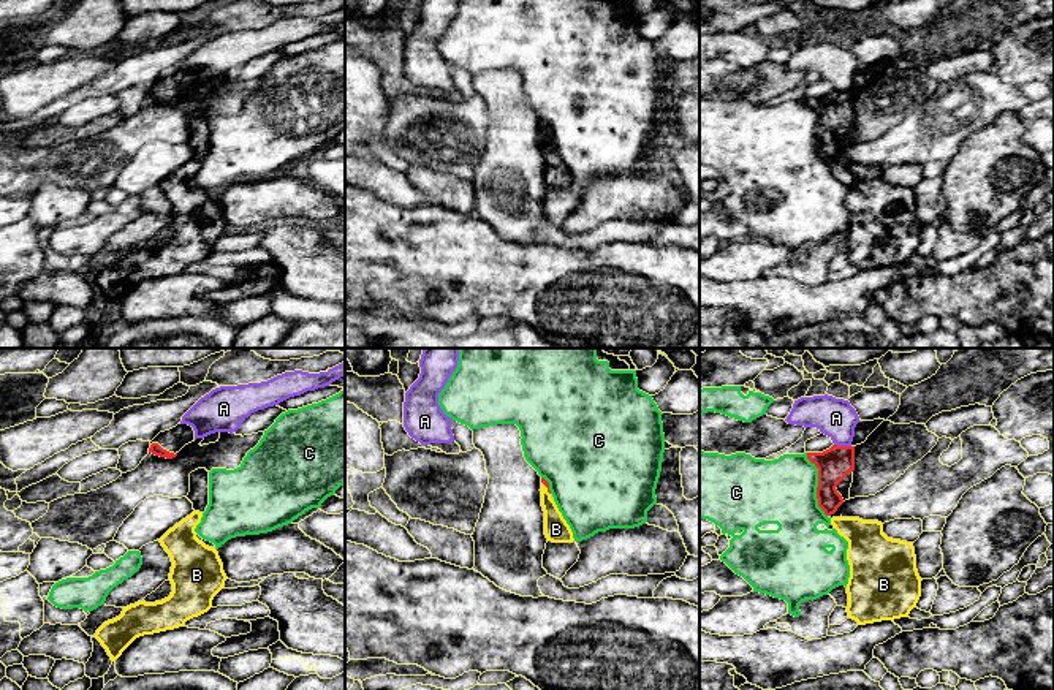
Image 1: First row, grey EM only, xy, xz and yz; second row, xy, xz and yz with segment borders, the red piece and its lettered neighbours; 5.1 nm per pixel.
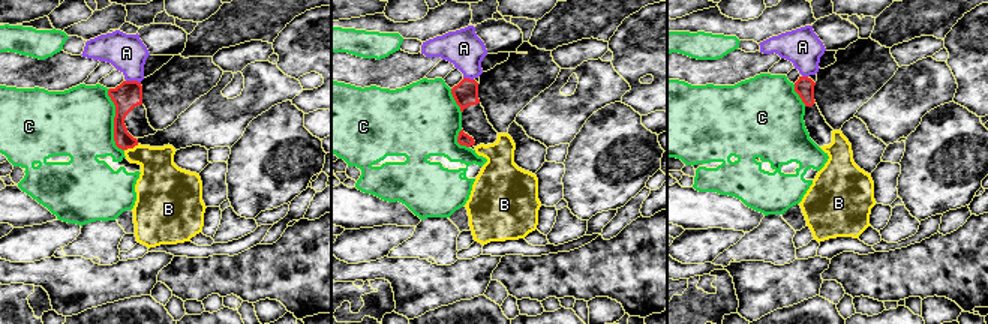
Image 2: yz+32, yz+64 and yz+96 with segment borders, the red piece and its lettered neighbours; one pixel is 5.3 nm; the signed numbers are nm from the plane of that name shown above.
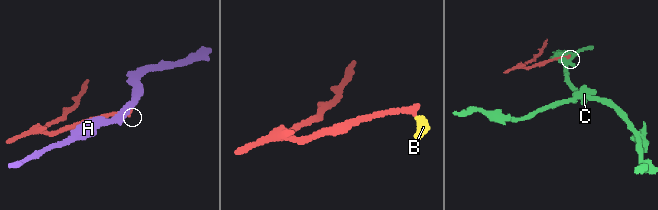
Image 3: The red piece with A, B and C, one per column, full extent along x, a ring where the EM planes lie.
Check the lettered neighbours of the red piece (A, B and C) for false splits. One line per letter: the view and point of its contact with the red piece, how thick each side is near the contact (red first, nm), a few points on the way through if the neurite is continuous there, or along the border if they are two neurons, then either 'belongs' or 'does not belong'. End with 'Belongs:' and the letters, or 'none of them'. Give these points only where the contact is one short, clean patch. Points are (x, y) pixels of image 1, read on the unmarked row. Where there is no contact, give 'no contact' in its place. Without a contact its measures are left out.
A: meets red in yz at (842, 92); 170 nm thick on the red side, 200 nm on the other; does not belong
B: meets red in xz at (546, 132); 20 nm thick on the red side, 130 nm on the other; runs through xz (543, 125), (546, 132), (546, 147), (556, 174); belongs
C: meets red in yz at (818, 130); 170 nm thick on the red side, 340 nm on the other; does not belong
Belongs: B

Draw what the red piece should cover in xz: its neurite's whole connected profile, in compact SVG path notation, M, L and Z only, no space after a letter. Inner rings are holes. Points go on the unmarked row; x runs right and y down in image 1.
M541 123L541 152L544 157L544 180L552 188L573 188L573 177L555 147L551 144L549 128Z

